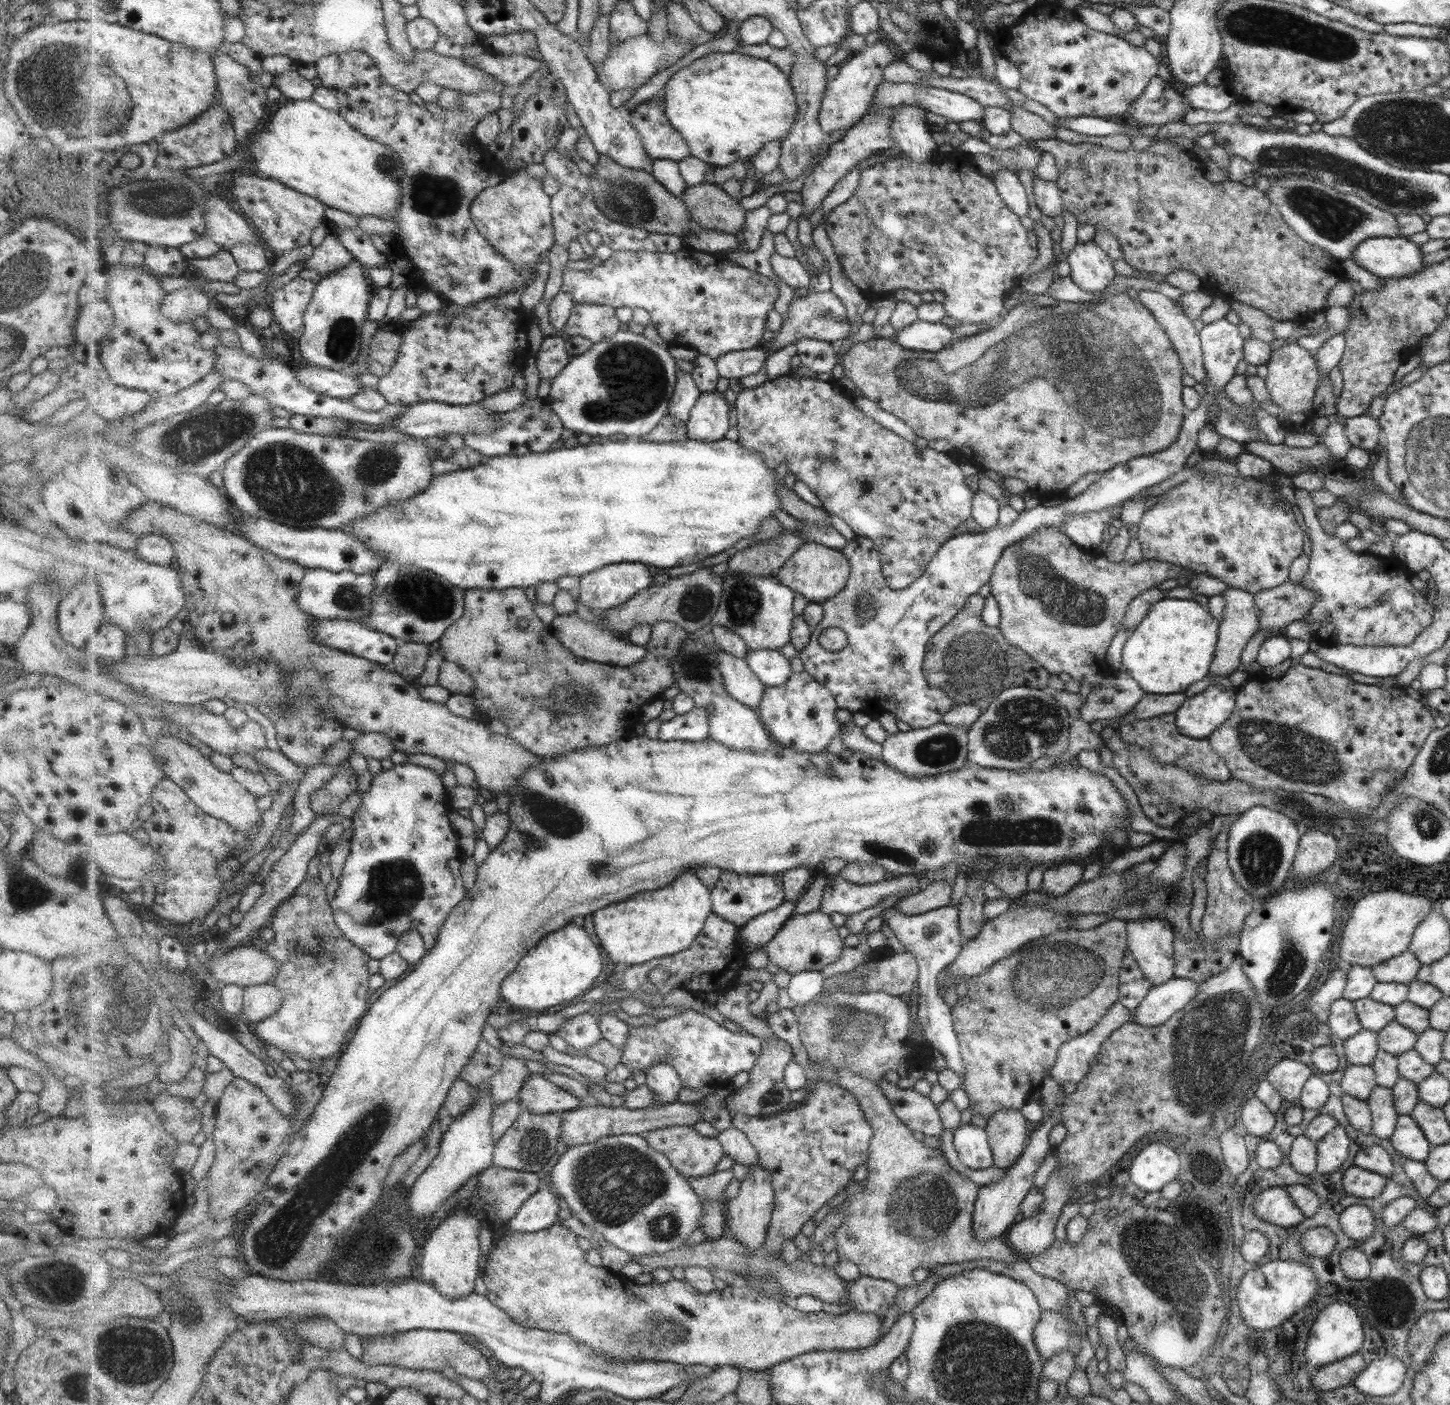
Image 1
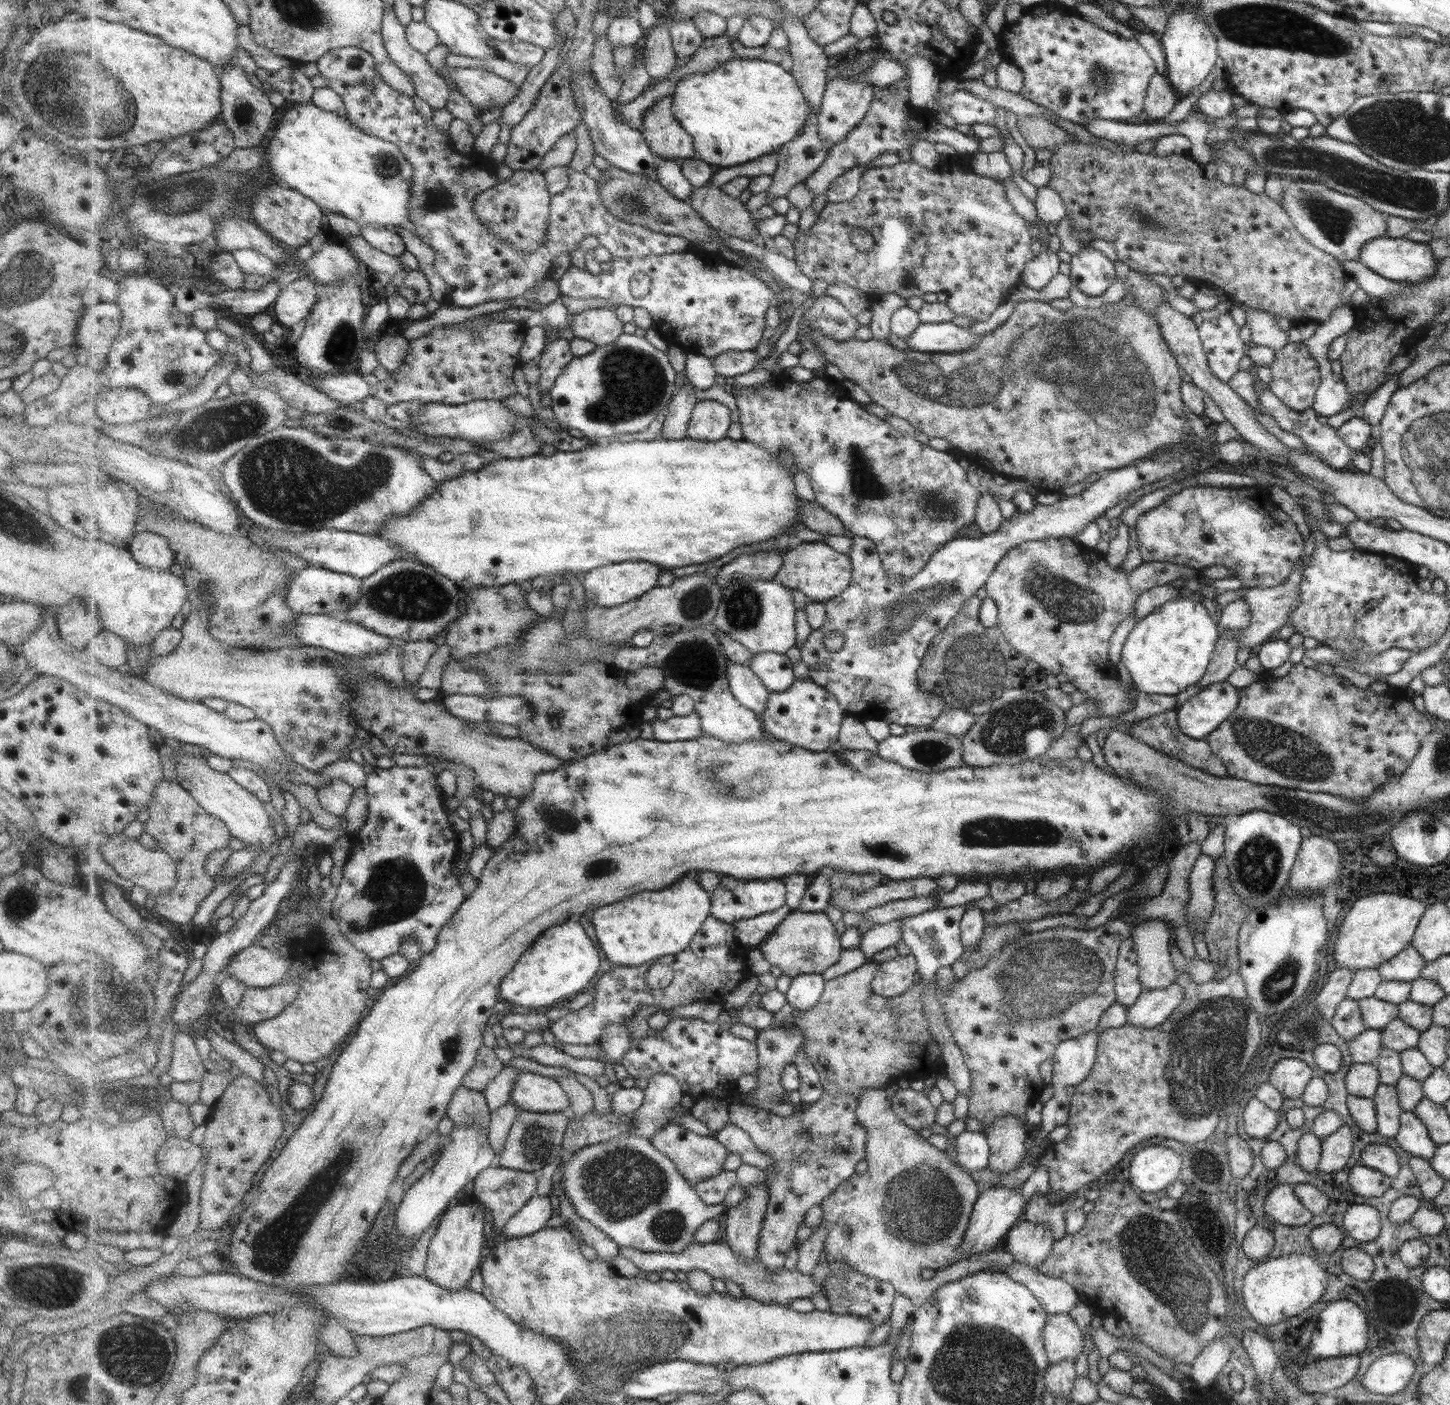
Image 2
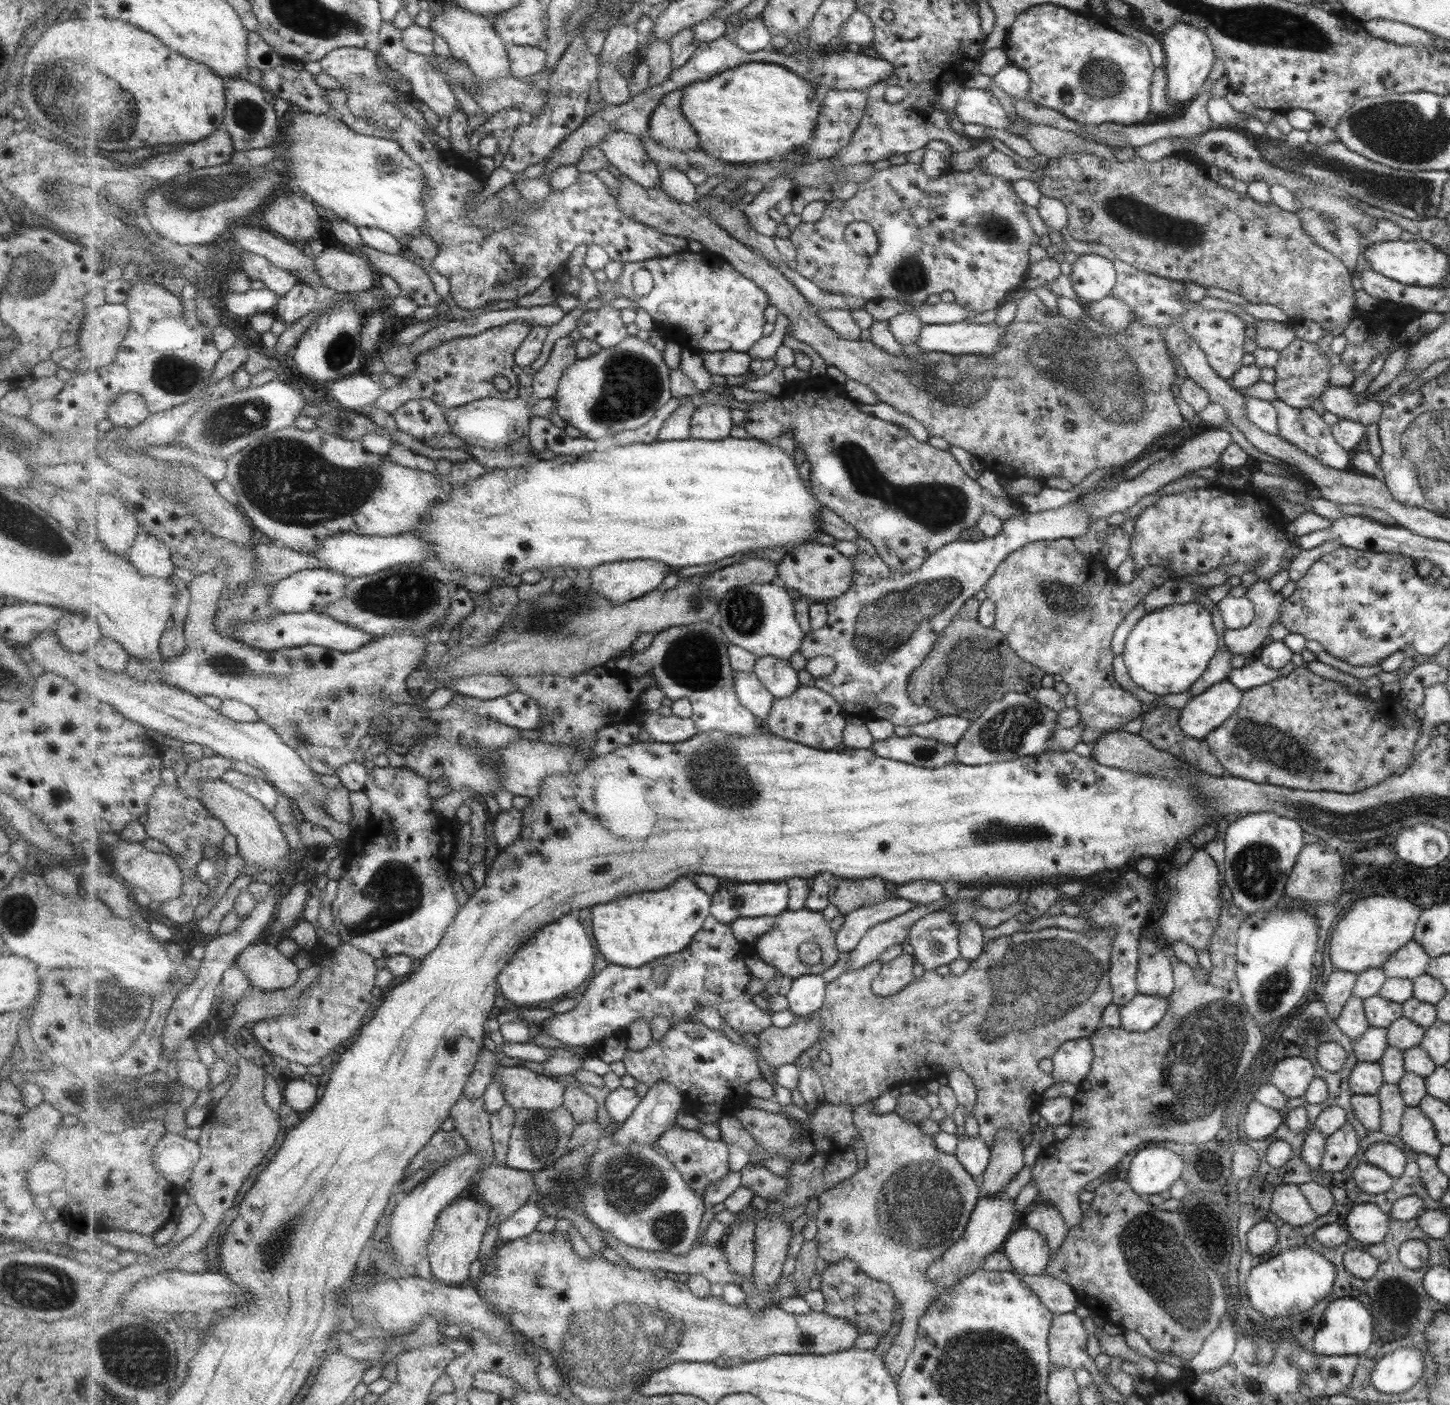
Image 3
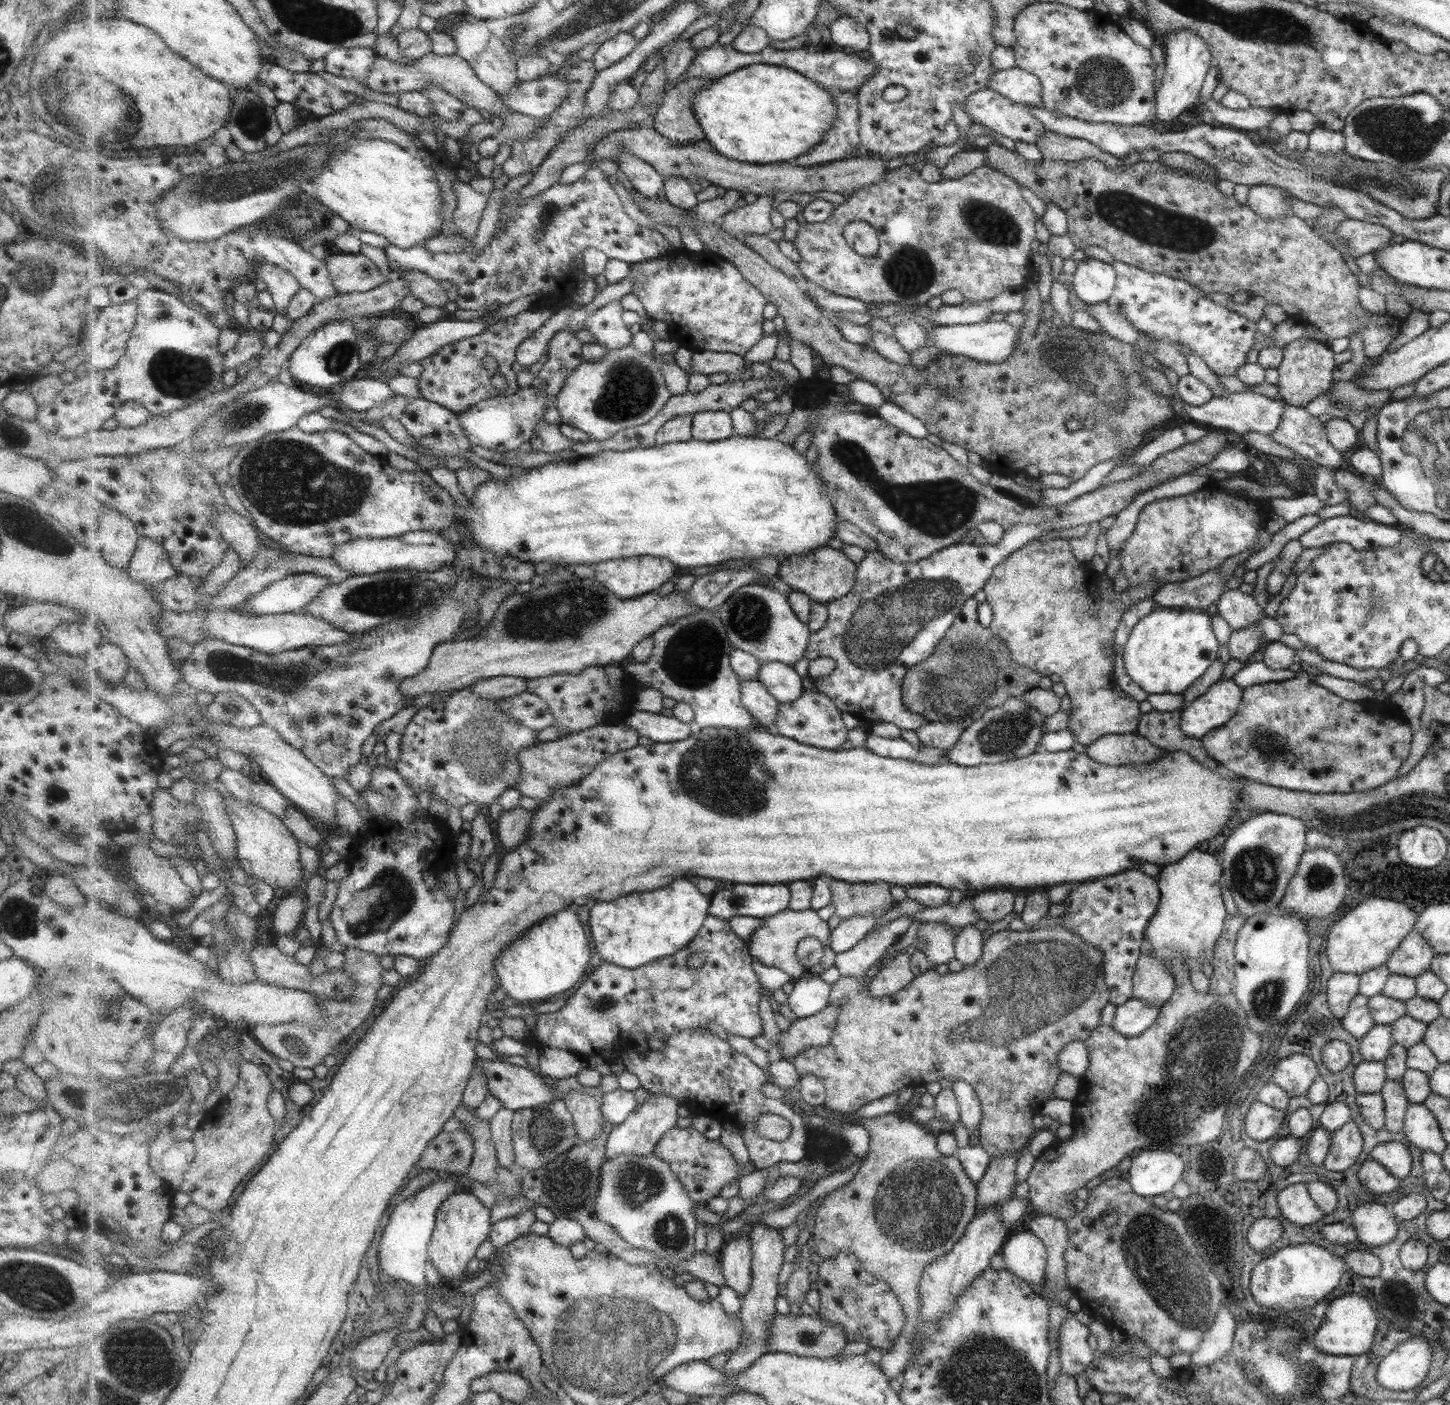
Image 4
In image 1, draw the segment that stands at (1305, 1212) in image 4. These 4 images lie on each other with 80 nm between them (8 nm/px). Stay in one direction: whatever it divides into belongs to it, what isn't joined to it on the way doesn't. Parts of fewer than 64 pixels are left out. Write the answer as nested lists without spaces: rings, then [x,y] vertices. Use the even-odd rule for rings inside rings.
[[[1283,1186],[1269,1187],[1261,1190],[1255,1196],[1255,1202],[1251,1204],[1253,1214],[1268,1222],[1270,1226],[1287,1228],[1287,1226],[1299,1225],[1305,1218],[1301,1211],[1297,1210],[1293,1201],[1287,1197]]]

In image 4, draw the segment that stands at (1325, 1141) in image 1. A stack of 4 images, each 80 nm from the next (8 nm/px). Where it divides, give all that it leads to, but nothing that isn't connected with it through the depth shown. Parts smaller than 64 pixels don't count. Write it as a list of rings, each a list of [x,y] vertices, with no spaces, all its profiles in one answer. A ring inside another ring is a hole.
[[[1352,1121],[1347,1122],[1329,1135],[1329,1148],[1322,1167],[1333,1172],[1349,1169],[1362,1152],[1362,1142],[1362,1132]]]

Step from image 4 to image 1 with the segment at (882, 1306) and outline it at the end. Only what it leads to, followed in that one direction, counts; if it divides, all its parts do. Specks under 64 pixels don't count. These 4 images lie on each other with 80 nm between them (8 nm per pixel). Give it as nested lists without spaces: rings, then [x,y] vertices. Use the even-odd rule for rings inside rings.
[[[861,1274],[856,1280],[849,1281],[850,1298],[837,1307],[838,1312],[859,1311],[877,1313],[881,1318],[887,1314],[894,1302],[898,1286],[891,1281],[871,1278]]]

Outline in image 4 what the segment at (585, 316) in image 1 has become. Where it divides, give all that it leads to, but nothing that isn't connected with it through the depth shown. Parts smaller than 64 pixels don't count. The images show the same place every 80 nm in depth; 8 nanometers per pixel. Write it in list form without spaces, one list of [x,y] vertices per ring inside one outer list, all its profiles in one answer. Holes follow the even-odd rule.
[[[616,300],[592,312],[584,322],[584,329],[595,338],[595,342],[609,349],[620,349],[633,340],[633,332],[624,321],[625,311]]]

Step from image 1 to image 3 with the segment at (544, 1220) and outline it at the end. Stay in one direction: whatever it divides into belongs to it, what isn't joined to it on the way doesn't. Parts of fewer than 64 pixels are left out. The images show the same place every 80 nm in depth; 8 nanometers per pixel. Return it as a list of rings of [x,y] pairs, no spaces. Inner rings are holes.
[[[532,1200],[511,1216],[509,1220],[499,1225],[498,1243],[514,1241],[533,1234],[537,1230],[539,1222],[543,1220],[543,1212],[550,1211],[545,1203],[542,1206],[544,1208],[537,1206]]]

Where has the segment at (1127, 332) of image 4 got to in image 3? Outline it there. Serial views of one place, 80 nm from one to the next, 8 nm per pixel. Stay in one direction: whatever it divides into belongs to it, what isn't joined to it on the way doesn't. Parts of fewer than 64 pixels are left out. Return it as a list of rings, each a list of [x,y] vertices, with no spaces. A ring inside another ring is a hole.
[[[1107,295],[1098,301],[1081,300],[1081,303],[1083,310],[1087,311],[1093,320],[1107,325],[1116,333],[1124,333],[1128,327],[1131,312],[1124,301]]]

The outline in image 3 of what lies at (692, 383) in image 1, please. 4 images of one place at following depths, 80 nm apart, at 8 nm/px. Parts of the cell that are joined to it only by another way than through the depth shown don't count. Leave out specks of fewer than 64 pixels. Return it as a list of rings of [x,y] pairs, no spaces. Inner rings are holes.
[[[682,397],[679,408],[676,408],[665,421],[659,435],[659,440],[684,441],[691,439],[692,418],[696,409],[693,397]]]

